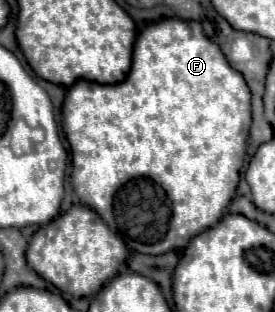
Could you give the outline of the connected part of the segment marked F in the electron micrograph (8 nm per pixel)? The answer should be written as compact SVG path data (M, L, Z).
M166 18L162 22L152 22L152 24L146 24L144 28L140 28L140 34L134 44L132 70L124 82L120 82L116 86L100 86L100 84L88 82L88 80L78 80L72 88L68 88L64 108L62 108L62 118L64 118L66 140L70 144L70 154L72 154L70 180L72 180L74 192L78 194L82 204L96 210L104 218L104 222L108 222L108 226L116 234L122 236L122 240L126 242L126 246L130 250L140 252L140 254L158 256L158 254L166 254L170 250L178 252L178 250L186 248L190 238L194 238L202 230L214 226L222 218L224 210L228 208L228 204L236 192L236 186L238 186L240 168L242 168L244 154L246 154L248 128L252 122L250 90L248 90L242 74L238 74L236 70L230 68L222 50L212 40L208 40L204 36L200 22Z

